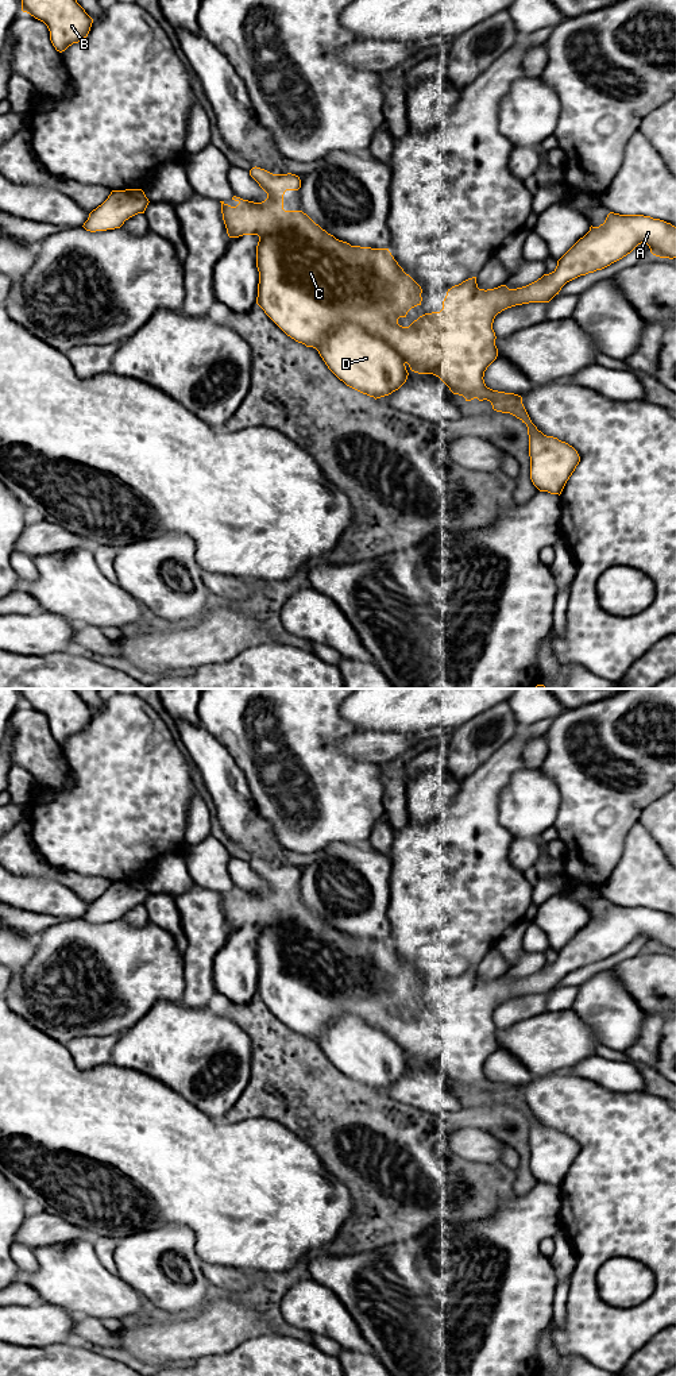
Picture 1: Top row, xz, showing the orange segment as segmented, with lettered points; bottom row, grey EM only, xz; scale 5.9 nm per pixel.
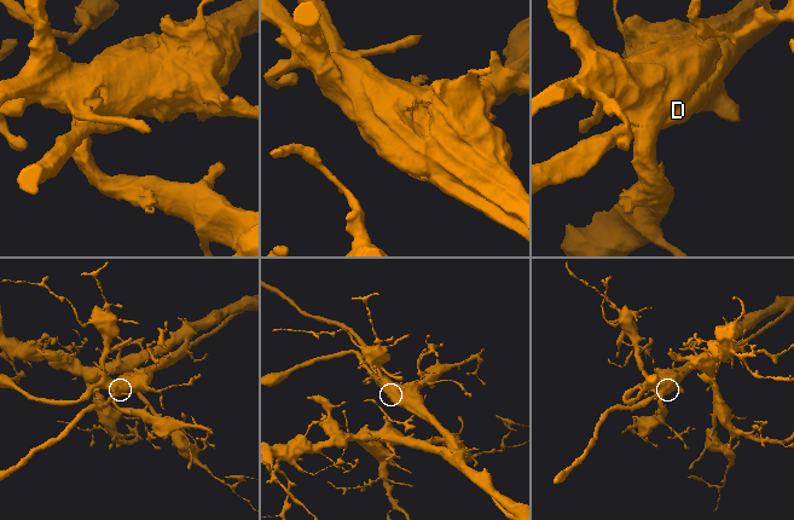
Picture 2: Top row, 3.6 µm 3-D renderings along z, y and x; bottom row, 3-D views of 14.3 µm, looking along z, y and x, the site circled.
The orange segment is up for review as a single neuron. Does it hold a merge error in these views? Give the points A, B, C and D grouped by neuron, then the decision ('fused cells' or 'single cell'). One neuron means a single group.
A B C / D | fused cells

